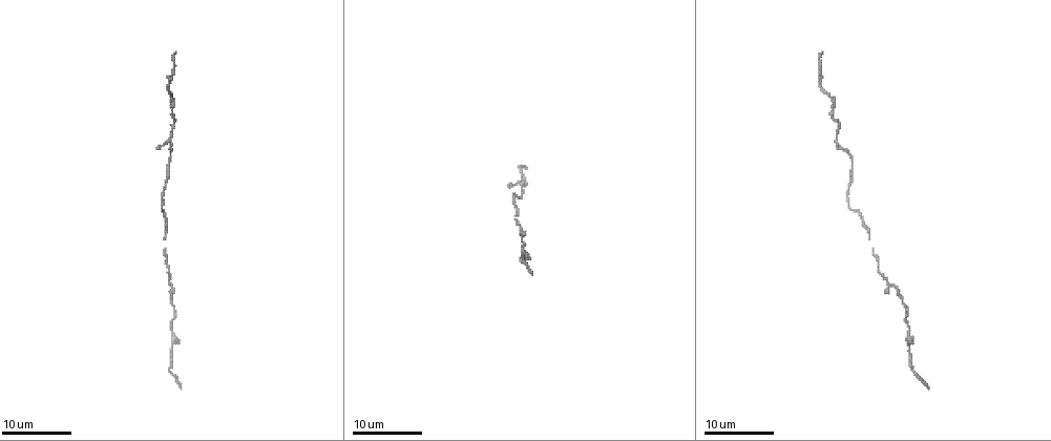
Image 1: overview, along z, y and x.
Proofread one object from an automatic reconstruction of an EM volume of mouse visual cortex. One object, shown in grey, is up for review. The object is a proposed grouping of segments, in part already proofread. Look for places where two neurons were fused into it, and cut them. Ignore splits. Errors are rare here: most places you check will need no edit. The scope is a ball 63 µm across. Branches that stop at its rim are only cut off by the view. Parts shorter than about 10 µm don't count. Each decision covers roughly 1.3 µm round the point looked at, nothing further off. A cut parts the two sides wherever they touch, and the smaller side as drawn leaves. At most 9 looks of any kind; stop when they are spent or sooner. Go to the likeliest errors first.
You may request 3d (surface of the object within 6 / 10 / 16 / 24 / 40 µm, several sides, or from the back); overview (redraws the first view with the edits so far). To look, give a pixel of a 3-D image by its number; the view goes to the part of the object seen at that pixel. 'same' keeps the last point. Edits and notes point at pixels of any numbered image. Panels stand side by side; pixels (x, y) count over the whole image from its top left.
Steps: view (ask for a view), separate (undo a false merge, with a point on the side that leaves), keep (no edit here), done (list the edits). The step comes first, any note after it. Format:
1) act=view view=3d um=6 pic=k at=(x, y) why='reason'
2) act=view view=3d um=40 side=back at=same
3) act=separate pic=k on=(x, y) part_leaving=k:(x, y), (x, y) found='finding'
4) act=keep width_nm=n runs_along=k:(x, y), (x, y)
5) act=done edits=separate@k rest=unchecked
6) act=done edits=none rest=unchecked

act=view view=3d um=24 pic=1 at=(836, 134) why='three arms meet'

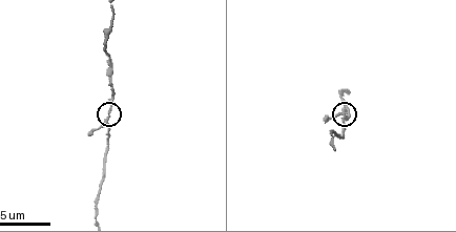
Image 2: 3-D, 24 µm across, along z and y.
act=view view=3d um=10 pic=2 at=(110, 113) why='closer look'

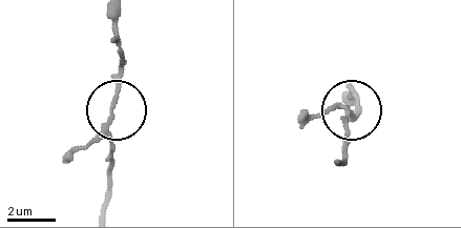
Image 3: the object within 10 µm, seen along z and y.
act=keep runs_along=3:(338, 163), (344, 150), (344, 108), (356, 110) found='continuous, no second neuron'

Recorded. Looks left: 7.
act=view view=3d um=24 pic=1 at=(520, 240)

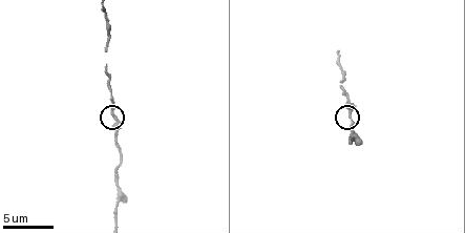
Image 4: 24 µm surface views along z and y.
act=view view=3d um=6 pic=4 at=(349, 118) why='zoom in'

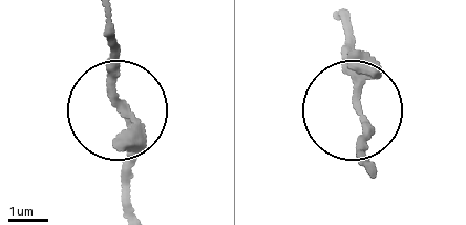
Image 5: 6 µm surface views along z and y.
act=keep runs_along=5:(342, 14), (365, 165) found='one neuron here'

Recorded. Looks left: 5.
act=view view=3d um=10 pic=4 at=(354, 138) why='thick turns thin'

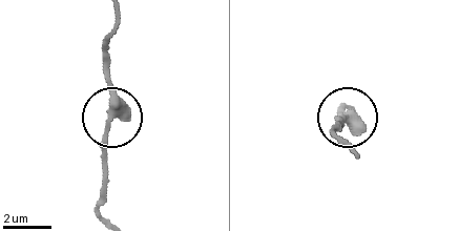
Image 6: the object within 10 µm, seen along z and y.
act=view view=3d um=10 side=back pic=6 at=(349, 116)

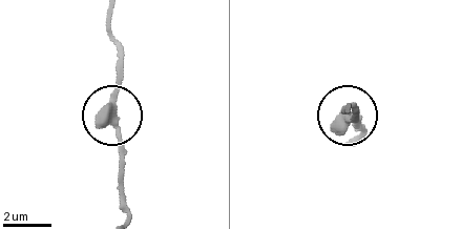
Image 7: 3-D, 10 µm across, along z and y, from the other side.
act=keep width_nm=340 runs_along=7:(112, 17), (118, 54), (112, 120), (124, 190) found='all the same neuron'

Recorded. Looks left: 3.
act=view view=3d um=6 pic=4 at=(105, 44) why='calibre changes'

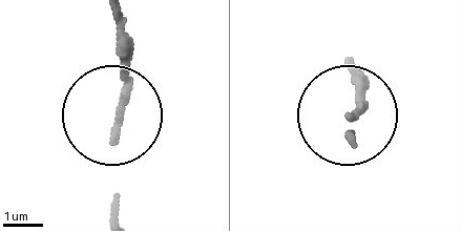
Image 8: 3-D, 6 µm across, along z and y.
act=keep runs_along=8:(354, 75), (354, 135) found='continuous, no second neuron'

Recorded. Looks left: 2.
act=done edits=none rest=unchecked

